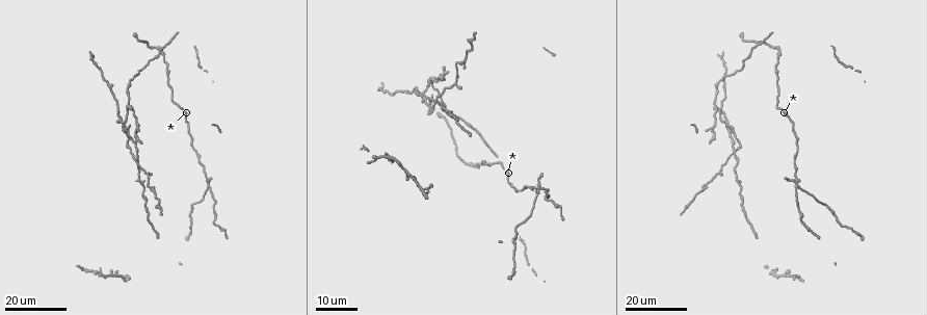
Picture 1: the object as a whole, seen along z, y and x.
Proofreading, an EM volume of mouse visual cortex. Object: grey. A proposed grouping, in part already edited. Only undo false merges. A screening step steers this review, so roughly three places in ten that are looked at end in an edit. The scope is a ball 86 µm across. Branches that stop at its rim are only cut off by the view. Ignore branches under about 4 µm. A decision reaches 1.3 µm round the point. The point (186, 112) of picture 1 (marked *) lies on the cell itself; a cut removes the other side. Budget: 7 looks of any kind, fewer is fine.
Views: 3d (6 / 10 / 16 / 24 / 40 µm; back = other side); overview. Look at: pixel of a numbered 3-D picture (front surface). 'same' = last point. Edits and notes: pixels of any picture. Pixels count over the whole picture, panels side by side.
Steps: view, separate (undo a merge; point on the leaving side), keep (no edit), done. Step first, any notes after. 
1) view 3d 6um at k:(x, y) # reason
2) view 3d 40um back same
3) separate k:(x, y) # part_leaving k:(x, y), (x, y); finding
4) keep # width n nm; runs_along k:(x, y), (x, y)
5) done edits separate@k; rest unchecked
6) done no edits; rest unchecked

view 3d 24um at 1:(778, 50)

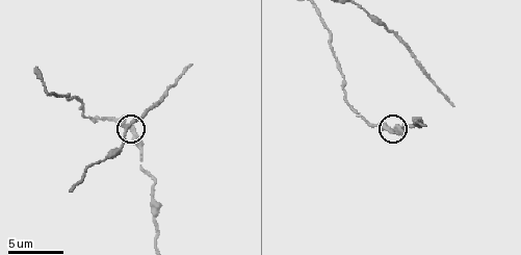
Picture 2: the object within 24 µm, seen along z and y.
view 3d 6um at 2:(133, 131) # zoom in

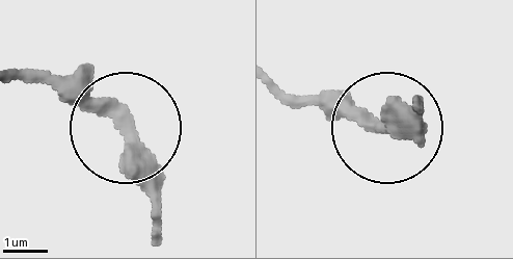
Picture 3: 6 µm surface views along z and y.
keep # width 350 nm; continuous, no second cell

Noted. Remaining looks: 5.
view 3d 16um at 2:(127, 128)

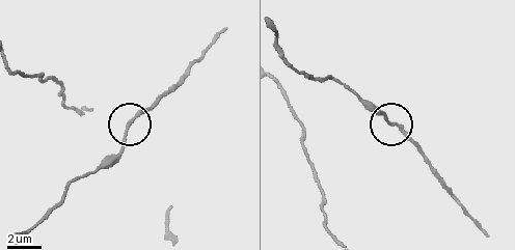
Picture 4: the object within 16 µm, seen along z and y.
view 3d 6um at 4:(393, 124)

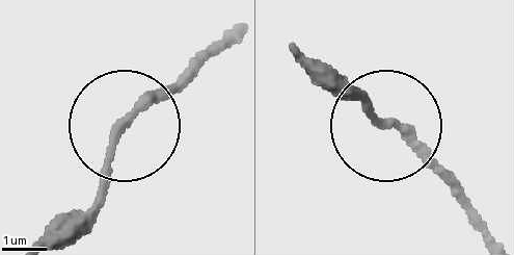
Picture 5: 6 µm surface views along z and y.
keep # side_arm 11 um; continuous, no second cell

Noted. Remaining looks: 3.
view 3d 24um at 1:(126, 107) # branch point

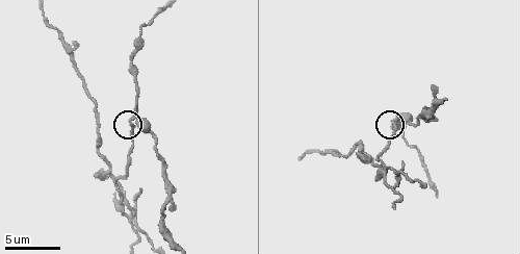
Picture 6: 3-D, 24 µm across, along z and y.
view 3d 10um at 6:(393, 118)

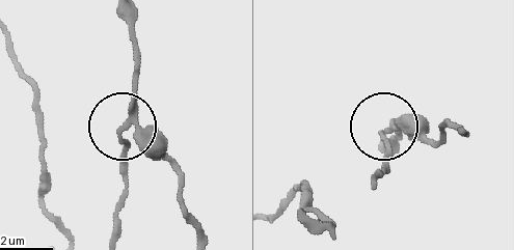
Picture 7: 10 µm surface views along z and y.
separate 7:(127, 143) # width 240 nm; part_leaving 7:(131, 113), (115, 239); two cells meet here

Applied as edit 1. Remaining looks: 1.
done edits separate@7; rest unchecked

